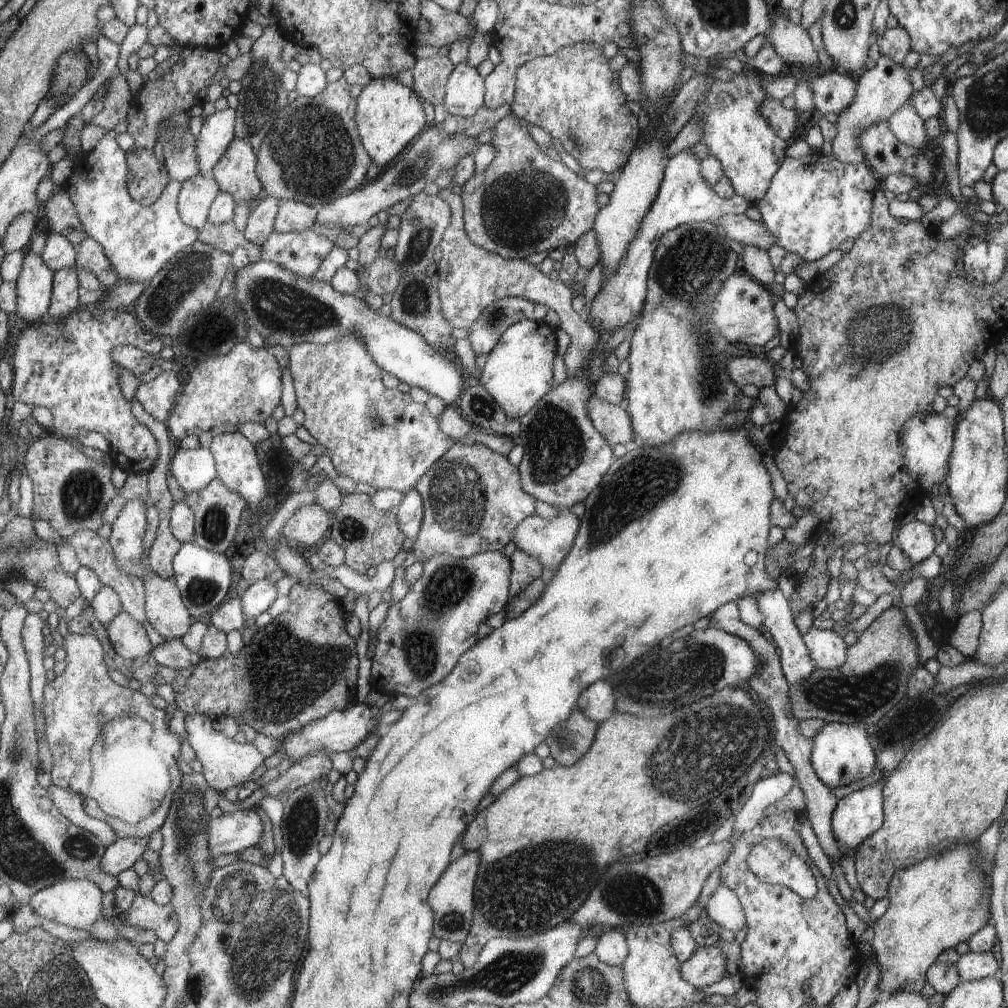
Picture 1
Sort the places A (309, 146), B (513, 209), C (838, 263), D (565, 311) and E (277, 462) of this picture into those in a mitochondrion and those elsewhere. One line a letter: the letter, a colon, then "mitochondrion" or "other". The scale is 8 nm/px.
A: mitochondrion
B: mitochondrion
C: other
D: other
E: other

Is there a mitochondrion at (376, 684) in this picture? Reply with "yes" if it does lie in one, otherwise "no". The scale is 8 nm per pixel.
no

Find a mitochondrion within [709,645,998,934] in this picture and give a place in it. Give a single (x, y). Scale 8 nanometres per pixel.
(848, 695)

